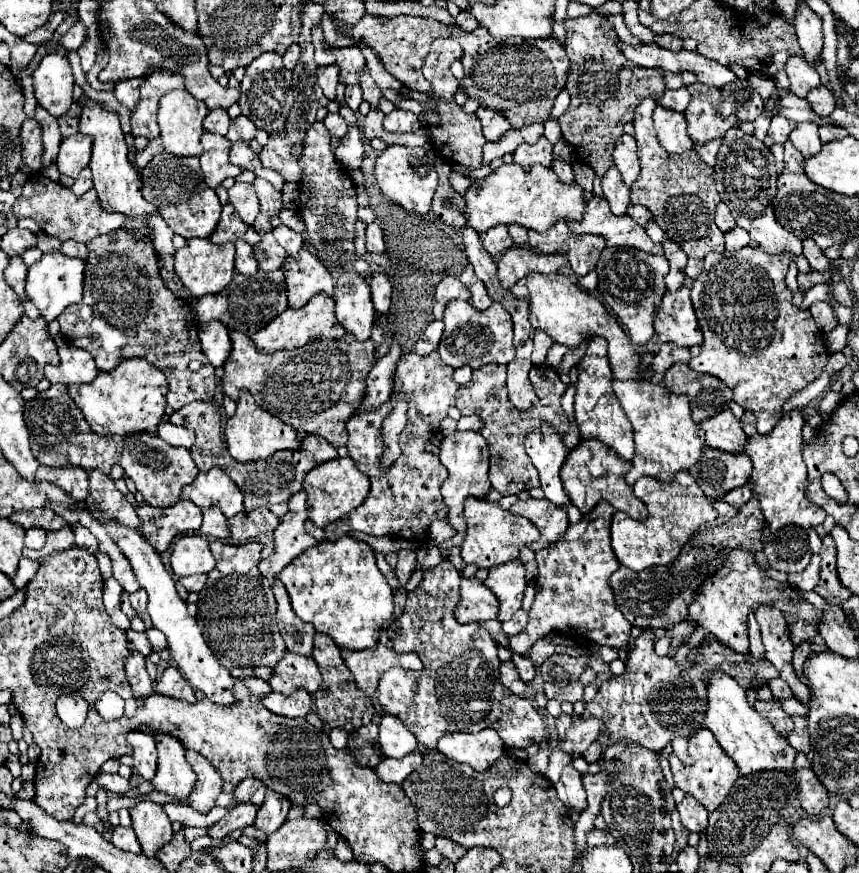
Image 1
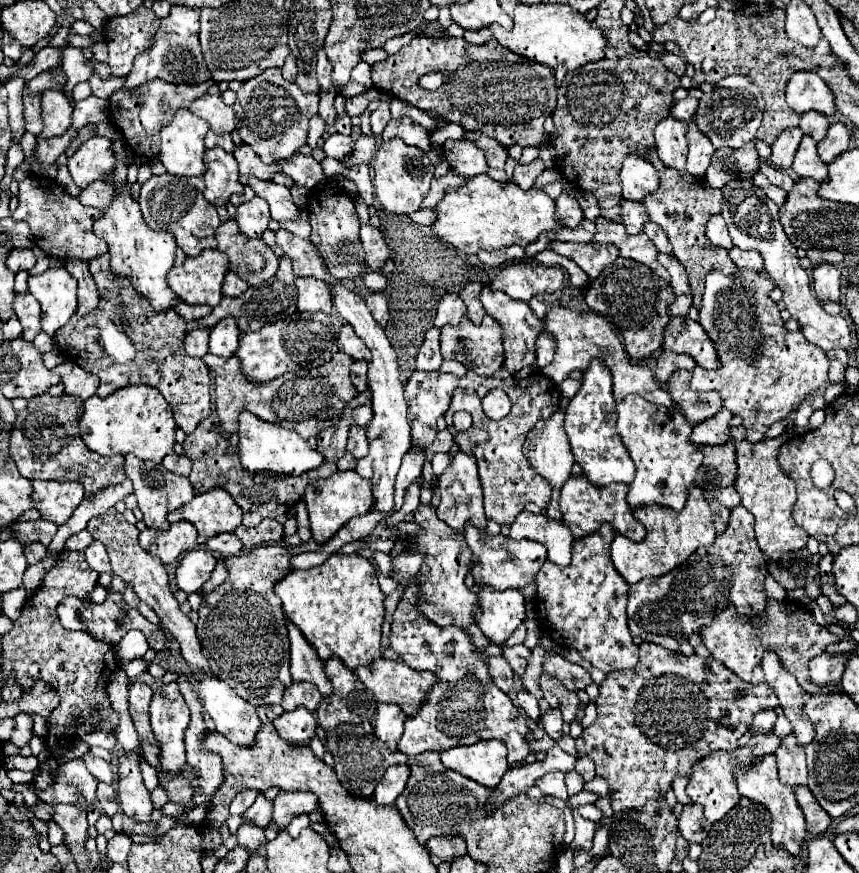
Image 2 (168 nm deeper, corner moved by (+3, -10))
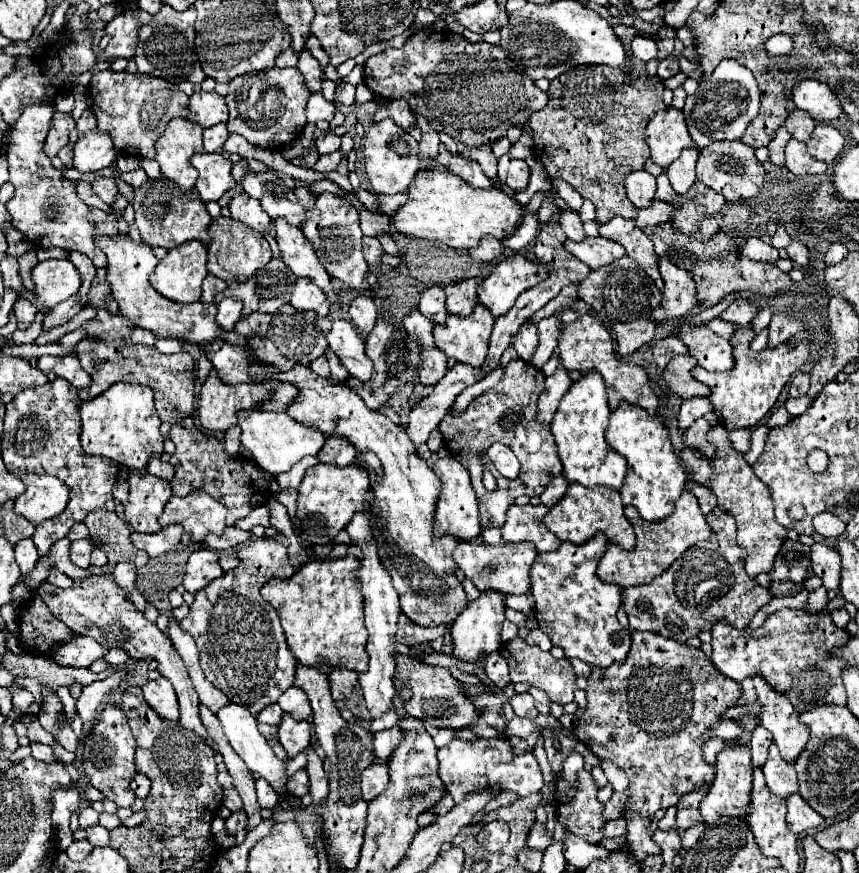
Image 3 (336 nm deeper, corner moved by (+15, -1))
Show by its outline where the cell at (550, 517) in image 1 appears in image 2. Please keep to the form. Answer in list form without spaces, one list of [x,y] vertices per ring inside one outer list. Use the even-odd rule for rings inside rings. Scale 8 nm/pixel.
[[[523,510],[511,524],[513,540],[535,540],[547,548],[547,558],[559,566],[571,562],[573,534],[559,520],[553,520],[543,514],[531,514]]]

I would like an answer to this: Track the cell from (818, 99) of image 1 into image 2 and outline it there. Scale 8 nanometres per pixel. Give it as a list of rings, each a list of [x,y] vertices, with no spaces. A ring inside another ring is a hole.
[[[805,112],[805,114],[801,114],[799,128],[803,130],[803,134],[811,136],[815,142],[821,142],[827,134],[829,120],[827,120],[827,116],[823,116],[819,112]]]

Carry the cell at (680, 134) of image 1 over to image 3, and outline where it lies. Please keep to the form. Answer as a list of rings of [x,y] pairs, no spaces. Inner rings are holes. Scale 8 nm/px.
[[[675,107],[659,111],[647,123],[645,135],[651,147],[651,159],[661,167],[669,167],[669,163],[673,163],[685,147],[695,145],[687,131],[683,111]]]

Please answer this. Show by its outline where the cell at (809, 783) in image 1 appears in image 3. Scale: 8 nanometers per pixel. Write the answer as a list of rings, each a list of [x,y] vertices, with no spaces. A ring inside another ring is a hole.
[[[799,793],[789,795],[785,801],[789,807],[789,813],[787,813],[789,831],[805,833],[807,829],[815,829],[815,827],[821,827],[825,823],[825,819],[817,811],[813,811]]]

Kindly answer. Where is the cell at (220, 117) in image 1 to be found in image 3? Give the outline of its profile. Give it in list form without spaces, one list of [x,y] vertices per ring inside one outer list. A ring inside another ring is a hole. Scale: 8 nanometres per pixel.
[[[225,123],[203,129],[203,147],[205,147],[205,151],[209,151],[209,153],[219,151],[223,147],[223,143],[227,141],[227,135],[229,135],[229,131],[227,131]]]

